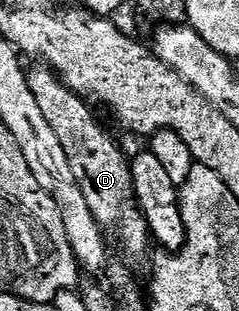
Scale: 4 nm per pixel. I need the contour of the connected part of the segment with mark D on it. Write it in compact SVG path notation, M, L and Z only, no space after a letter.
M35 64L35 67L30 67L27 70L27 83L29 92L33 92L33 100L37 100L49 128L53 128L61 148L65 148L69 169L85 195L89 212L93 212L93 220L97 220L108 239L115 238L116 244L123 249L122 257L132 267L146 267L153 250L153 239L145 216L135 205L135 189L128 155L123 155L122 148L111 139L110 132L95 119L95 114L91 111L94 109L87 99L75 95L59 80L50 66Z

